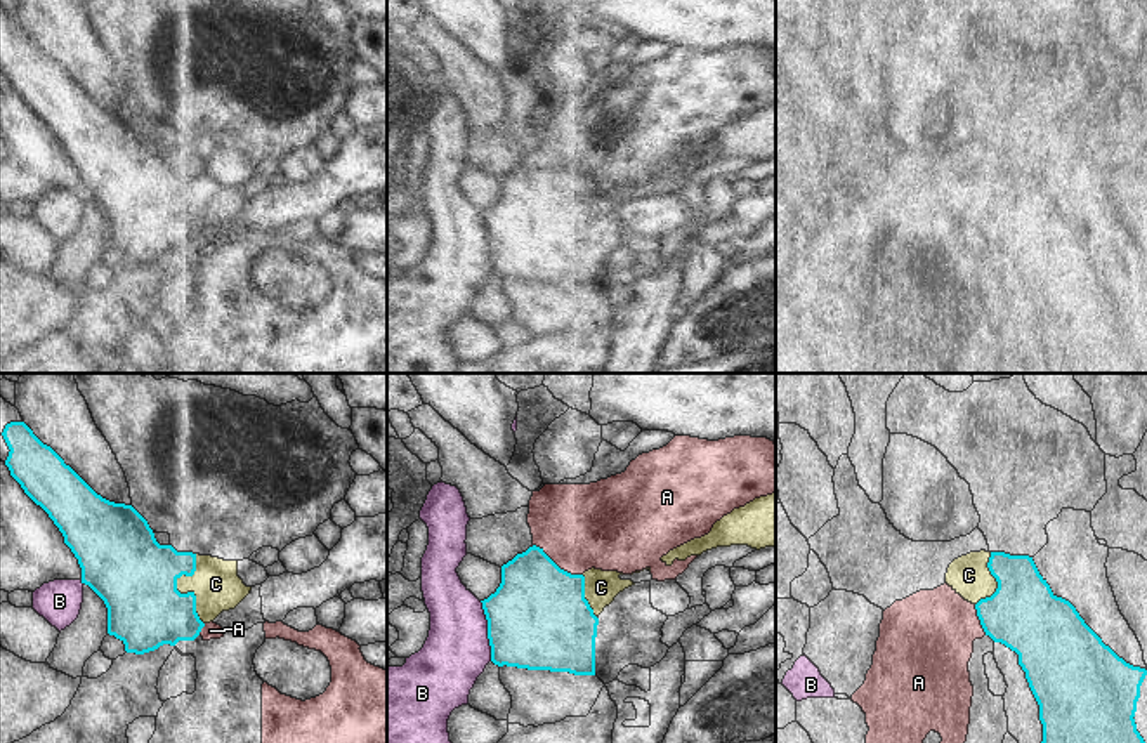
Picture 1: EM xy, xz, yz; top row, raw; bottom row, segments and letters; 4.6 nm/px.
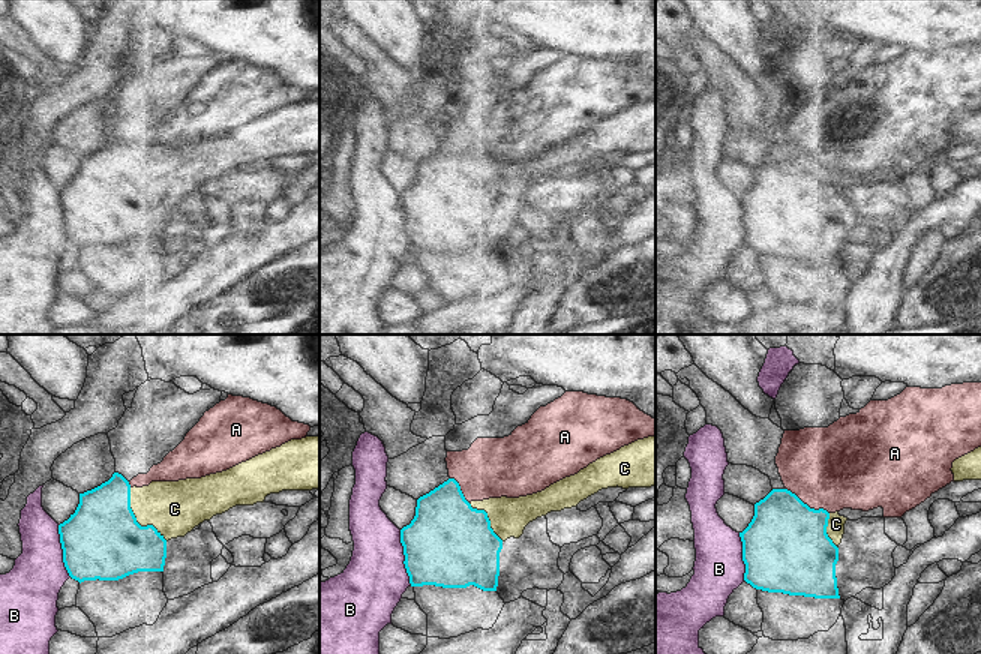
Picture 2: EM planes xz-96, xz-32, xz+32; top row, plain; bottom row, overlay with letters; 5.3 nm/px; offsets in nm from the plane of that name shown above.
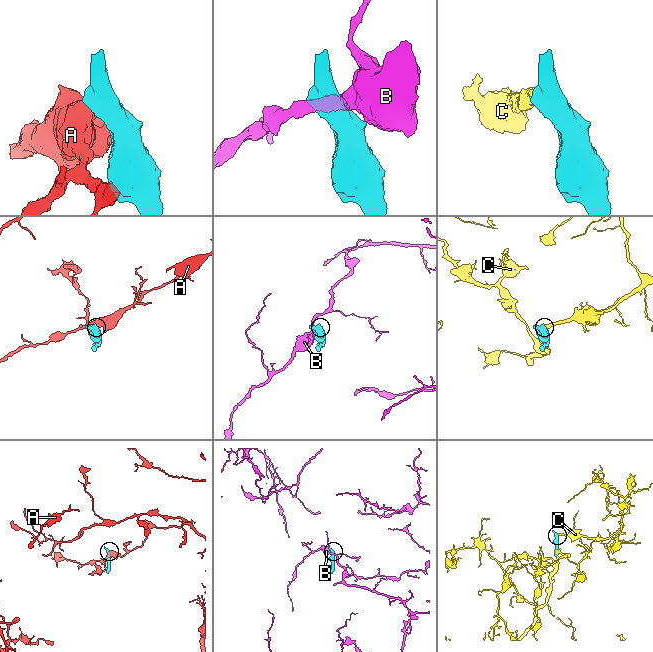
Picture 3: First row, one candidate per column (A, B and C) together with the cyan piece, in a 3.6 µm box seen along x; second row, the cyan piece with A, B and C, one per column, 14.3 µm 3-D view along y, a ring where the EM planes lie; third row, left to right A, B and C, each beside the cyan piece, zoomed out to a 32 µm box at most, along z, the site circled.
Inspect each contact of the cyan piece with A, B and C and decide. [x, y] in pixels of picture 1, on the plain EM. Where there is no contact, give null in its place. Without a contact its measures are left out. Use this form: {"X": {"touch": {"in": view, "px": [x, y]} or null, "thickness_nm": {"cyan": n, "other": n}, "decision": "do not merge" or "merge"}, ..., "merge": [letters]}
{"A": {"touch": {"in": "xz", "px": [556, 176]}, "thickness_nm": {"cyan": 460, "other": 400}, "decision": "do not merge"}, "B": {"touch": {"in": "xz", "px": [488, 242]}, "thickness_nm": {"cyan": 480, "other": 300}, "decision": "do not merge"}, "C": {"touch": {"in": "xy", "px": [177, 202]}, "thickness_nm": {"cyan": 380, "other": 220}, "decision": "merge"}, "merge": ["C"]}

